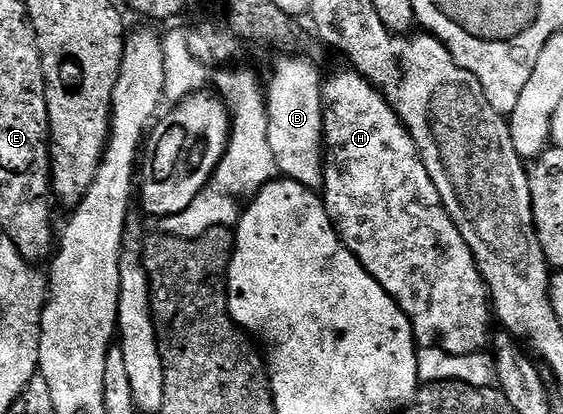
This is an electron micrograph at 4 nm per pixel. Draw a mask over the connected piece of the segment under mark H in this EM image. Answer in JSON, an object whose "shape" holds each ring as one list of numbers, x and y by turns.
{"shape":[[346,69,347,71,339,71,336,75,331,75,322,80,321,83,321,92,323,99,323,146,325,148,325,154,323,156,323,186,321,188,321,198,323,200,324,207,327,208,327,215,331,219,332,223,335,225,335,230,339,233,339,238,343,240,343,245,348,247,355,254,355,258,359,260,359,264,362,265,363,268,366,269,372,275,376,281,383,286,385,289,385,293,389,298,395,301,395,304,406,313,408,321,411,323,411,328,413,329,413,333,415,334,415,342,418,344,420,348,424,347,439,347,445,353,449,353,450,355,469,355,475,352,482,352,484,350,485,345,489,343,489,335,487,339,487,322,492,322,493,315,489,310,489,292,483,282,483,276,479,274,479,267,475,263,474,257,471,255,470,249,465,245,465,241,461,237,461,233,458,229,453,225,453,221,449,217,449,213,443,207,443,202,441,201,441,197,437,193,437,189,433,185,433,181,429,177,429,173,425,169,425,165,423,164,423,159,419,155,419,150,417,149,417,145,413,141,413,137,411,136,410,131,408,131,407,126,402,123,399,119,399,115,397,112,391,108,390,103,387,102,384,94,379,88,374,87,372,83,369,82,368,79,364,79,362,75,359,74,358,71,354,69]]}

